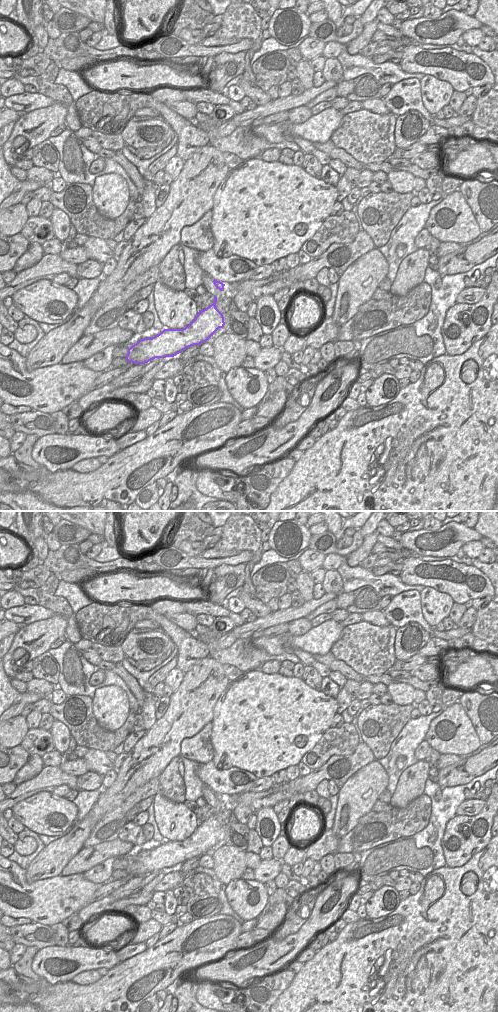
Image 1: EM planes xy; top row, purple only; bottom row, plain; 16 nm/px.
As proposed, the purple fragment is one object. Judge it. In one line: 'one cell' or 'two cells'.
one cell

